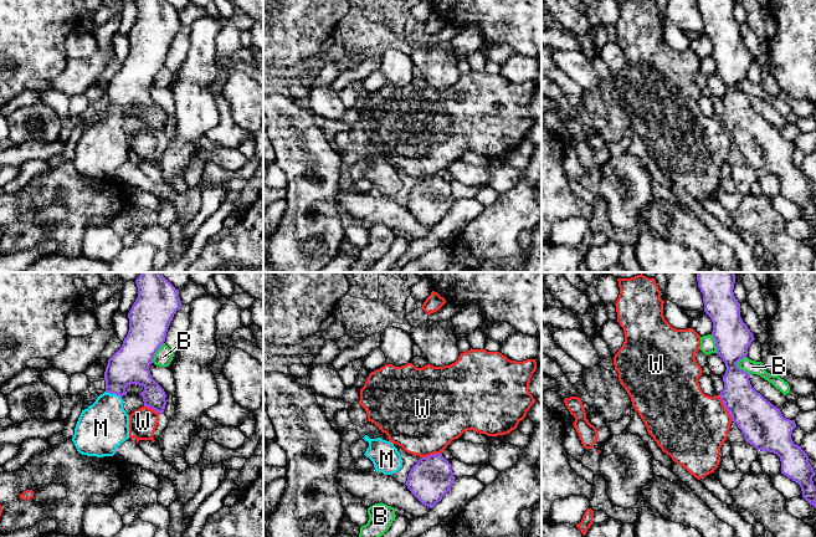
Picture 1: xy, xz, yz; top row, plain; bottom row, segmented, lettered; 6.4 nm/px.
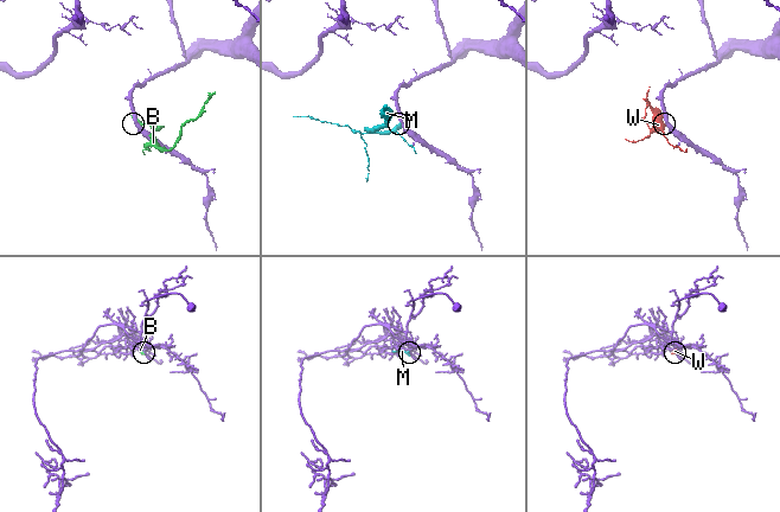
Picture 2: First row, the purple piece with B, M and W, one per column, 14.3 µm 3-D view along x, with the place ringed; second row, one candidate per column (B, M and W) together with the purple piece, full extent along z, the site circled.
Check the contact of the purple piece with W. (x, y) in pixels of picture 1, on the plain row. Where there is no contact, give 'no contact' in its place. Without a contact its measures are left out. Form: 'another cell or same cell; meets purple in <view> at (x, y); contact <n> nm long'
another cell; meets purple in yz at (725, 128); contact 190 nm long

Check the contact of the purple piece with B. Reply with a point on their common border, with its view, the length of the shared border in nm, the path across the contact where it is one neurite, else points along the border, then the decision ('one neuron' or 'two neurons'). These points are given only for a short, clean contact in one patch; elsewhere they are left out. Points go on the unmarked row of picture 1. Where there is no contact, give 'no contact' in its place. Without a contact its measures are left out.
meets purple in yz at (737, 88); contact 120 nm long; two neurons

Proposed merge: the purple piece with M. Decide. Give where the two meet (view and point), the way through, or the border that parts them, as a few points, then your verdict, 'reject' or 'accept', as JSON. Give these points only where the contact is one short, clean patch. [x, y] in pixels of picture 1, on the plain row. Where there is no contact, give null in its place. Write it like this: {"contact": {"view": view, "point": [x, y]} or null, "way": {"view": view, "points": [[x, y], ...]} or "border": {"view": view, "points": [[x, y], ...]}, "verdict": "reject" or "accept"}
{"contact": {"view": "xy", "point": [113, 114]}, "way": {"view": "xy", "points": [[131, 86], [117, 100], [113, 114], [106, 142], [101, 149]]}, "verdict": "accept"}

